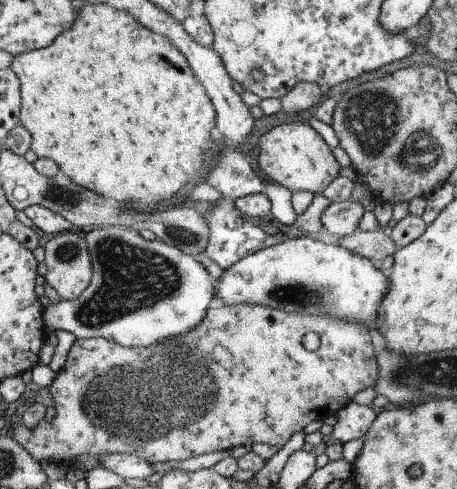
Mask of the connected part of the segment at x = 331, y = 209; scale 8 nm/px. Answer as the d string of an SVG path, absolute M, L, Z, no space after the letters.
M350 198L341 202L331 202L331 206L327 206L318 217L319 225L331 234L350 235L358 230L363 212L363 207Z

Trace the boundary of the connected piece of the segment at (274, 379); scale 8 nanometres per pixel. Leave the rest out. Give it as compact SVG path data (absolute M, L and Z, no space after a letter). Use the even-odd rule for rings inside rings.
M259 304L224 305L220 308L208 309L203 320L198 322L197 326L193 326L193 330L179 334L175 338L151 344L148 348L127 348L101 337L75 339L67 352L61 370L55 373L53 380L48 385L54 402L55 416L53 416L53 420L45 422L45 419L42 419L33 428L25 428L19 420L16 420L5 432L9 432L13 440L33 460L38 463L49 460L49 462L65 468L67 472L77 470L73 467L73 460L77 456L125 453L137 455L137 458L154 463L185 460L191 456L221 452L221 450L249 446L249 444L257 442L276 446L279 449L295 432L301 432L313 420L323 420L323 418L337 413L340 408L351 402L354 394L365 388L373 388L373 384L377 380L377 364L375 364L375 352L371 339L371 332L367 326L361 326L357 322L347 322L347 320L339 320L339 318L325 316L325 314L293 314L277 308L269 308L269 306L259 306ZM307 332L315 332L319 336L319 346L315 350L309 351L303 346L303 336Z

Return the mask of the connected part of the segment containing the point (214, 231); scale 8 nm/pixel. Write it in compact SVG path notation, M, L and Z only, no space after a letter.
M220 198L210 204L210 212L205 210L203 220L207 224L207 242L205 244L205 254L221 268L227 270L229 266L235 264L247 255L253 254L264 247L263 240L265 232L259 226L255 226L241 216L241 212L233 206L233 199Z

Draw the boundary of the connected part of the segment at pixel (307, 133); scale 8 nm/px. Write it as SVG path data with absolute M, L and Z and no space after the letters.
M287 123L271 128L262 134L256 143L259 146L257 168L267 180L293 191L309 191L313 194L323 192L323 188L335 180L341 169L337 164L331 147L311 126L304 123Z

